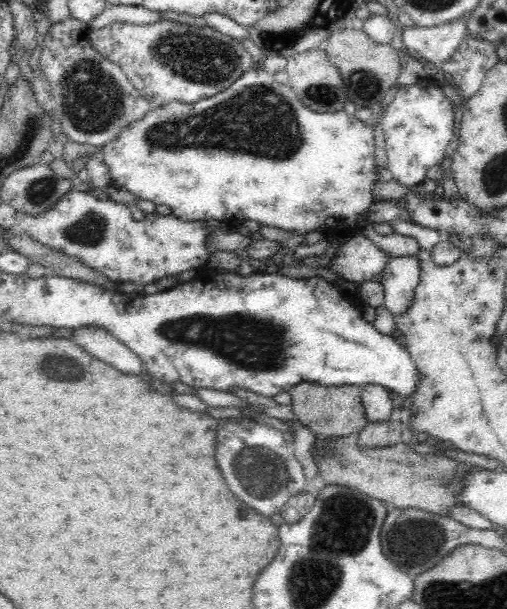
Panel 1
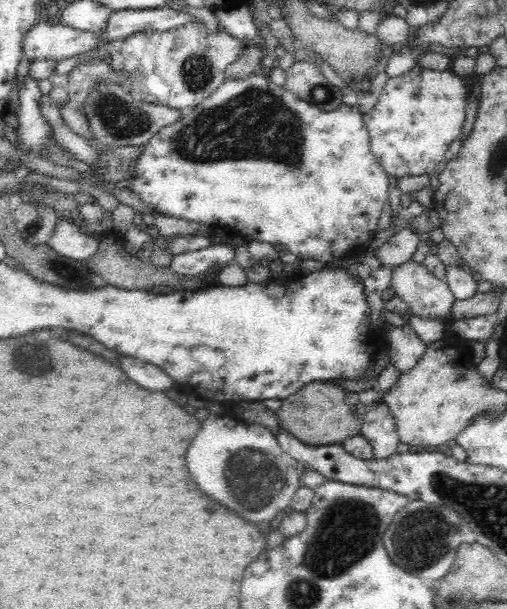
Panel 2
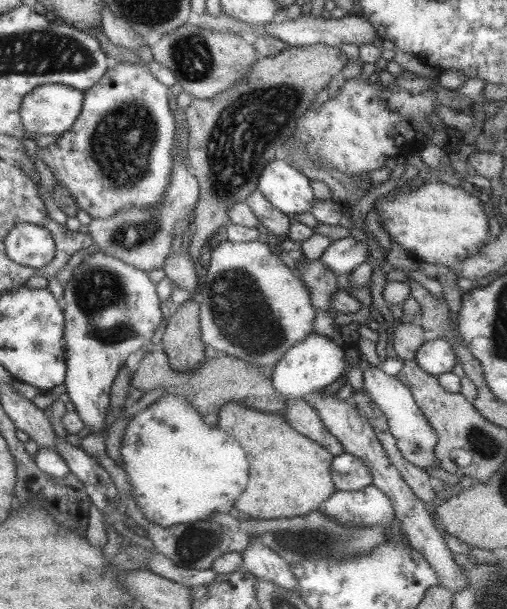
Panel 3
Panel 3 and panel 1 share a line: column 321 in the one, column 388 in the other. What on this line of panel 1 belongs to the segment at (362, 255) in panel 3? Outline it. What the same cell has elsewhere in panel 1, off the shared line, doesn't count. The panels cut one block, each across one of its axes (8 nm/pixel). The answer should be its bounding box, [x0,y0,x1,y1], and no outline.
[332,233,390,284]

